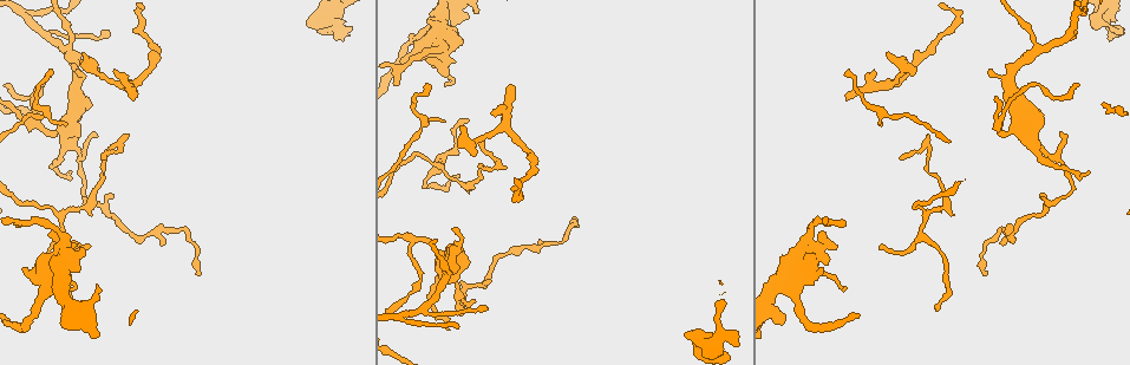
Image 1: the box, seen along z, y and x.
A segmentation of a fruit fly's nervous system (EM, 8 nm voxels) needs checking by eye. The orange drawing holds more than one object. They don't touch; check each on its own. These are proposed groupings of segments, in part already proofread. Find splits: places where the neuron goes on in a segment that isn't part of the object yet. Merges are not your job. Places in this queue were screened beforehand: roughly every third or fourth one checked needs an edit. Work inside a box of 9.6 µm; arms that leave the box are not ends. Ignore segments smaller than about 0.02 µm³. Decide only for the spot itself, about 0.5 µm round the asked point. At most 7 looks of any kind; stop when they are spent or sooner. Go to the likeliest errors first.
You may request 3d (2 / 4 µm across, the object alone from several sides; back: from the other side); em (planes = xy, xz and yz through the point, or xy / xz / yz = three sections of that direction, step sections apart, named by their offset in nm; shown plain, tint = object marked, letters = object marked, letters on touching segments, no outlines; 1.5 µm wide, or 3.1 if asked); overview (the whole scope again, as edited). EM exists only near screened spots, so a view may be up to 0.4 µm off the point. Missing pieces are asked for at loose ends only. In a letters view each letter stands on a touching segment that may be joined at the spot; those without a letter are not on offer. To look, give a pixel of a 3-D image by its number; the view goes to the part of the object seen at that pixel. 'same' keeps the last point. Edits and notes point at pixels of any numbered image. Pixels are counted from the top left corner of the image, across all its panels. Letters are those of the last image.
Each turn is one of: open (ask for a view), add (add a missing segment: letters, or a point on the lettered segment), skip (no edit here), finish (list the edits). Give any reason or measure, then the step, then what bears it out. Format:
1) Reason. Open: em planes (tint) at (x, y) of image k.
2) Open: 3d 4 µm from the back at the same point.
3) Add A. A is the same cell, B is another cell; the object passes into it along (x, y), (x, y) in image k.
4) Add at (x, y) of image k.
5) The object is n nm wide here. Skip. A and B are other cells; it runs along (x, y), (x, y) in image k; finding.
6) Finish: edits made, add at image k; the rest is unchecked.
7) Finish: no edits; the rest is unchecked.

An open end. Open: em yz step 8 (letters) at (846, 99) of image 1.

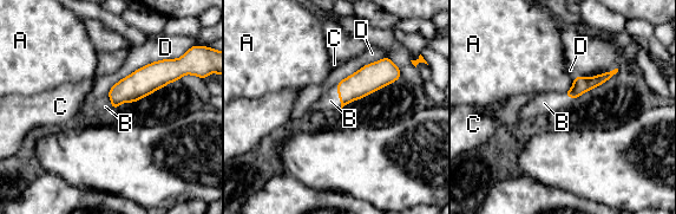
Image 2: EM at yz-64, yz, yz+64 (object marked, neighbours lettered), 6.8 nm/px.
Open: em planes (letters) at the same point.

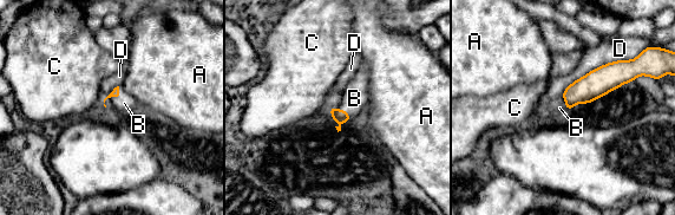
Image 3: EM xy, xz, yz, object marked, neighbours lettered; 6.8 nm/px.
The longest contact is with D, 550 nm. Add at (124, 103) of image 3. B is the same cell, A, C and D are other cells; the neuron continues.

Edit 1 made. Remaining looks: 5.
See it whole again. Open: overview.

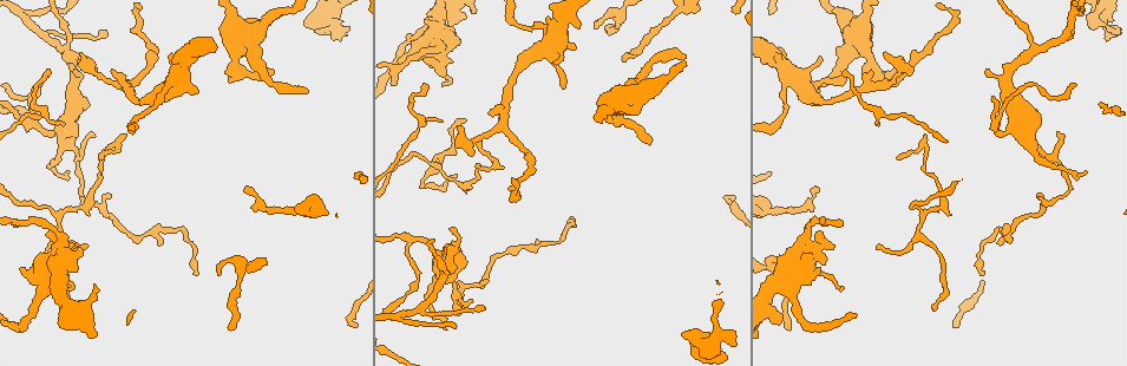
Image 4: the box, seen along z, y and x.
Open: 3d 4 µm at (401, 61) of image 4.

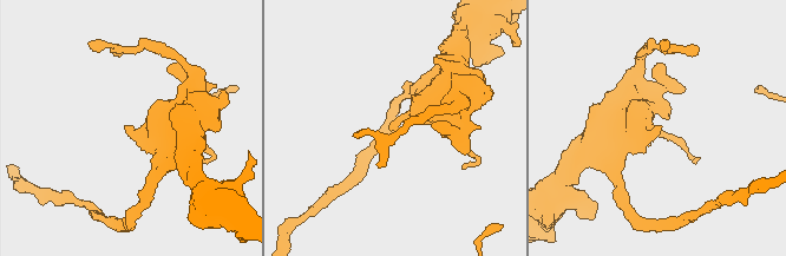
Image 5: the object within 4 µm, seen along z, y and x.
Open: em planes (letters) at (393, 129) of image 5.

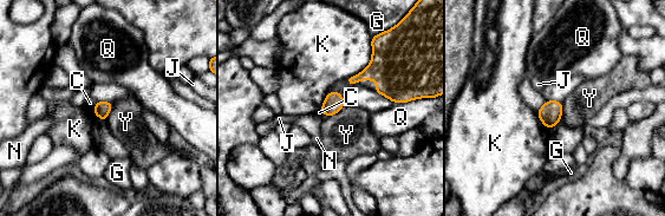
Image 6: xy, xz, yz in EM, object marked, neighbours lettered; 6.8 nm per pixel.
Skip. C, G, J, K, N, Q and Y are other cells; a border runs along (345, 104), (337, 112), (327, 117) in image 6; no lettered segment goes on from it.

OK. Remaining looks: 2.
Thin end. Open: 3d 4 µm from the back at (471, 301) of image 4.

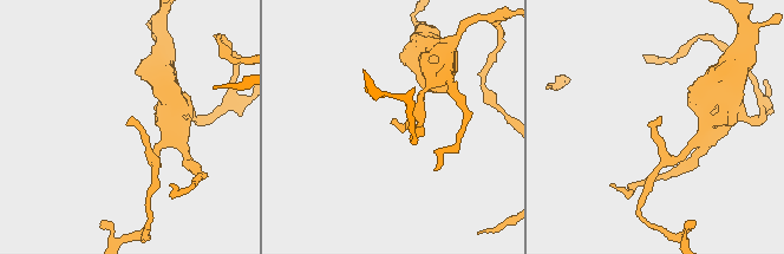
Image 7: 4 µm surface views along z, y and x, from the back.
Open: em planes (letters) at (656, 117) of image 7.

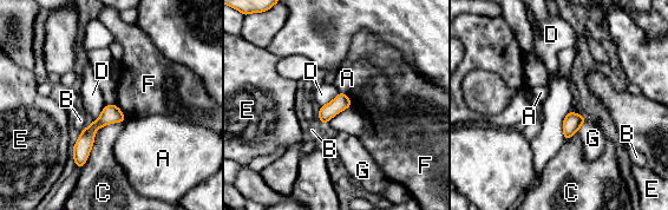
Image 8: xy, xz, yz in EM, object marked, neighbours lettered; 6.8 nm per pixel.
Skip. A, B, C, D, E, F and G are other cells; a border runs along (116, 105), (125, 118) in image 8; none of them fits.

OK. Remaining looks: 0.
Finish: edits made, add at image 3; the rest is unchecked.

